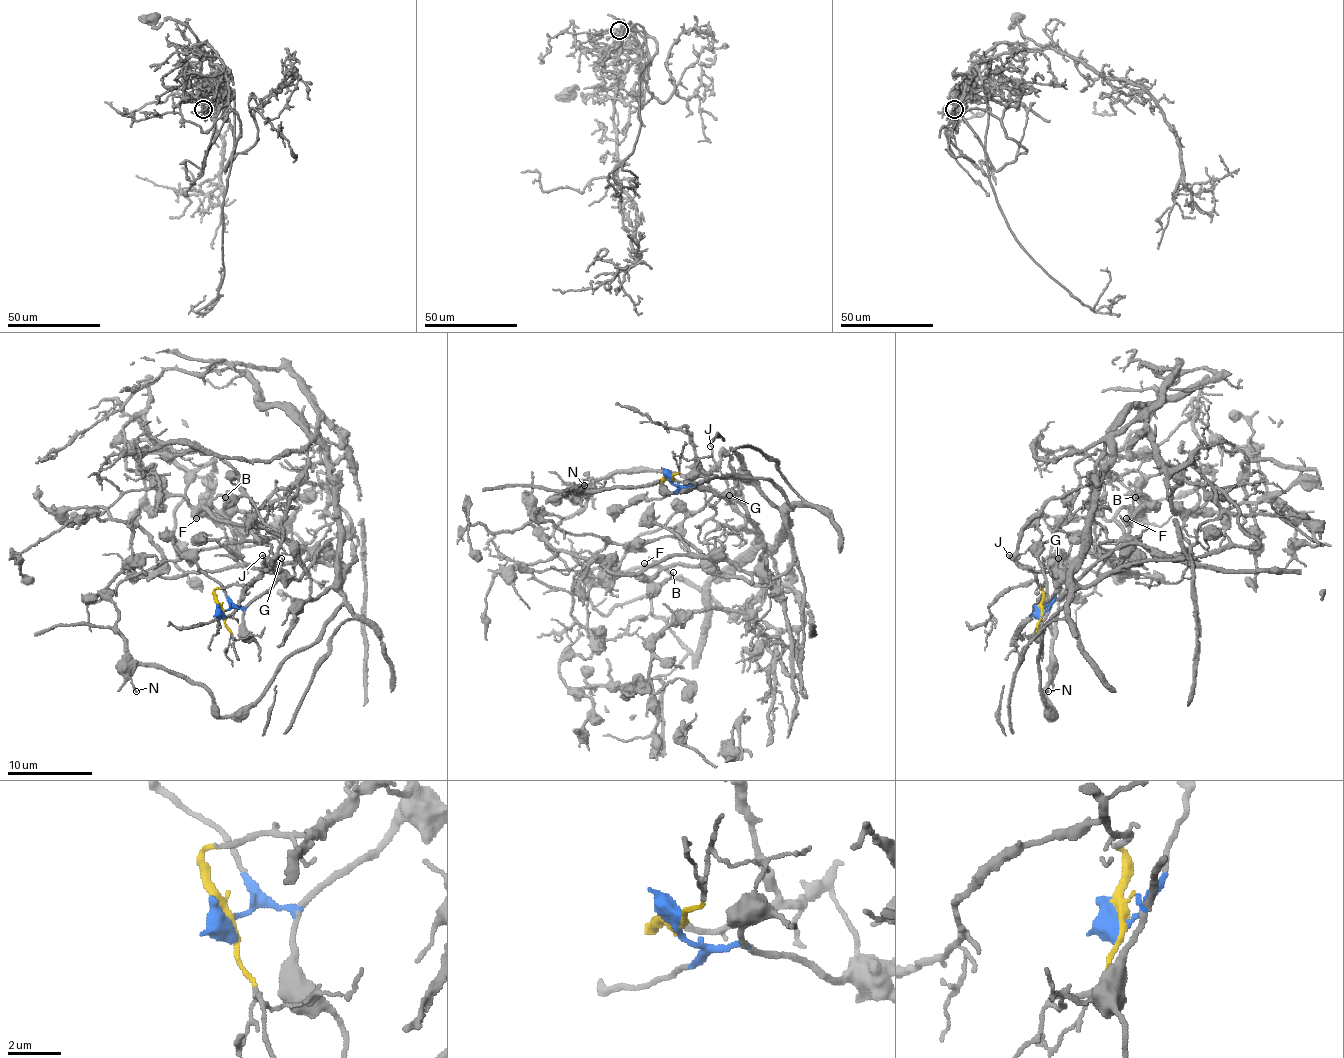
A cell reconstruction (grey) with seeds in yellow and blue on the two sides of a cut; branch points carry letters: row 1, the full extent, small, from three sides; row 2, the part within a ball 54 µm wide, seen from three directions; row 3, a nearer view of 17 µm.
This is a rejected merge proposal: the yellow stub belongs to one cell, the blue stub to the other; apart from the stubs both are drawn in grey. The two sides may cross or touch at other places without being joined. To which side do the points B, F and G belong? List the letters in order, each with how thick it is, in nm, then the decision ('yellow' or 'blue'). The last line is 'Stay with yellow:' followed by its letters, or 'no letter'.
B: 180 nm thick; blue
F: 190 nm thick; blue
G: 190 nm thick; blue
Stay with yellow: no letter

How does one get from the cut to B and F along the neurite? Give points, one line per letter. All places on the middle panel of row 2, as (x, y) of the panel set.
B: (669, 477), (737, 501), (778, 584), (750, 586), (688, 564), (667, 564), (652, 579), (673, 573)
F: (669, 477), (737, 501), (773, 560), (778, 584), (750, 586), (688, 564), (650, 577), (644, 562)

